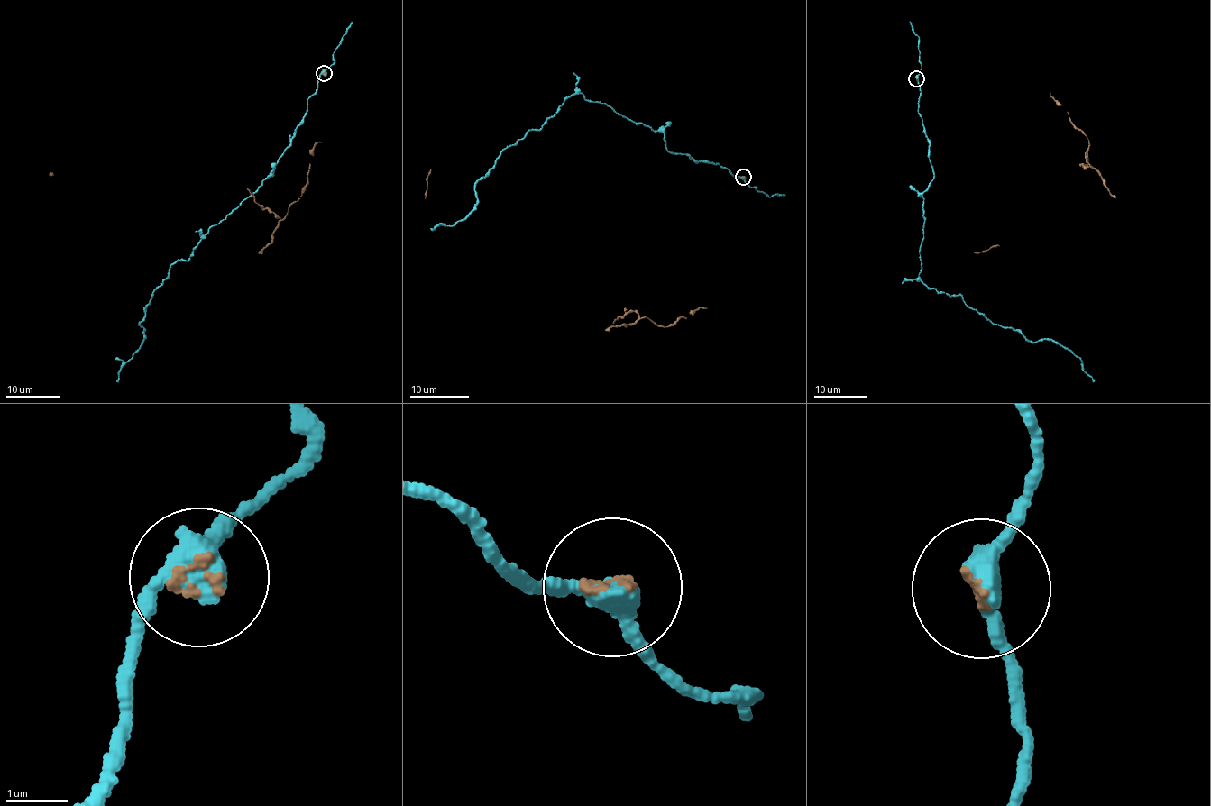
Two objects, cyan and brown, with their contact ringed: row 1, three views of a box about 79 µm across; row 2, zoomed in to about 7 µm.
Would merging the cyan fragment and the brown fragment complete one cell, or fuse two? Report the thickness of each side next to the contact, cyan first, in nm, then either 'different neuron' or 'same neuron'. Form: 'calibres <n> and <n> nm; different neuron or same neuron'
calibres 400 and 110 nm; same neuron

